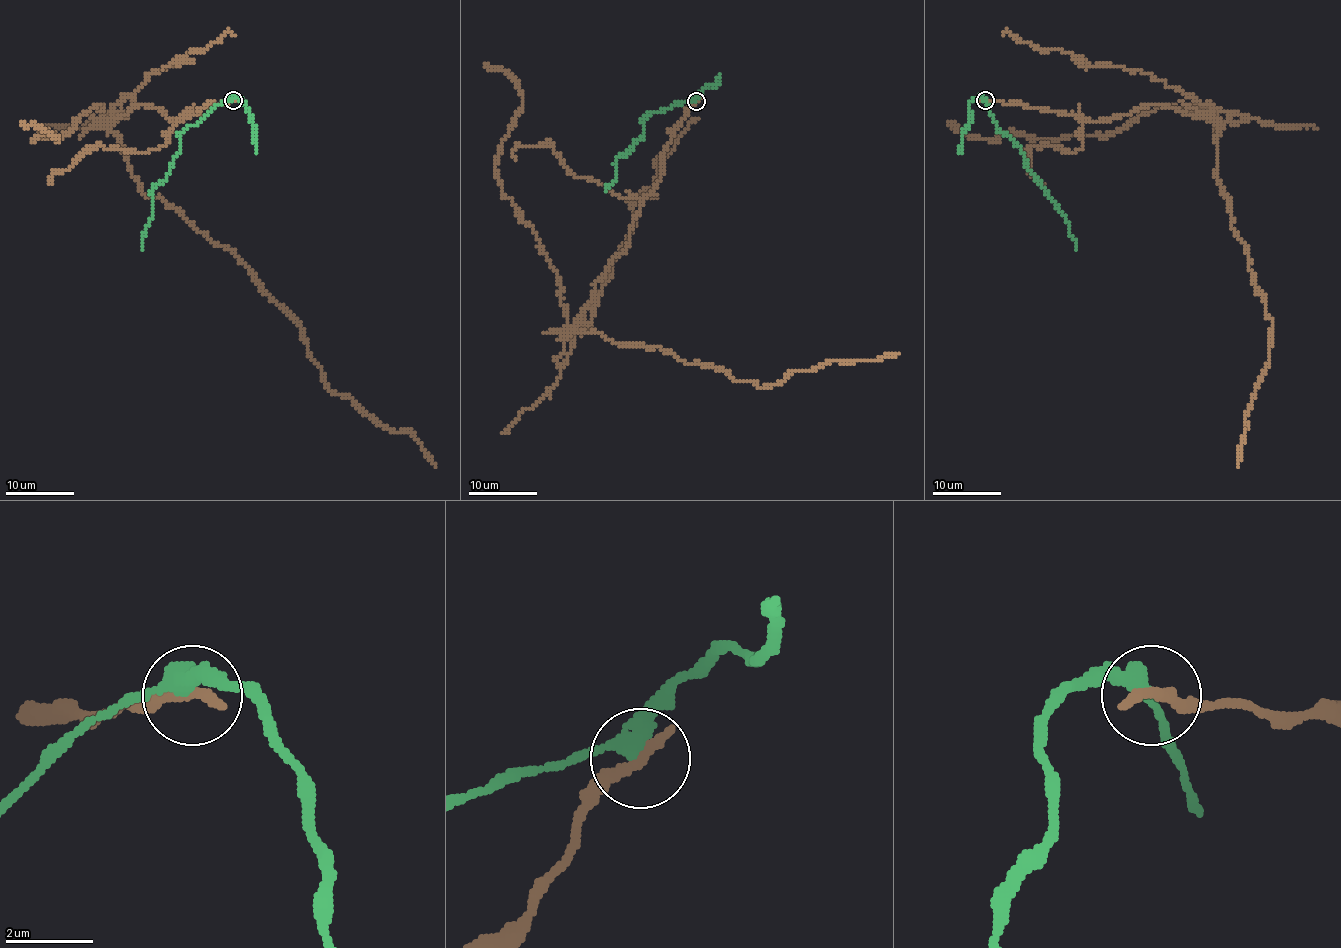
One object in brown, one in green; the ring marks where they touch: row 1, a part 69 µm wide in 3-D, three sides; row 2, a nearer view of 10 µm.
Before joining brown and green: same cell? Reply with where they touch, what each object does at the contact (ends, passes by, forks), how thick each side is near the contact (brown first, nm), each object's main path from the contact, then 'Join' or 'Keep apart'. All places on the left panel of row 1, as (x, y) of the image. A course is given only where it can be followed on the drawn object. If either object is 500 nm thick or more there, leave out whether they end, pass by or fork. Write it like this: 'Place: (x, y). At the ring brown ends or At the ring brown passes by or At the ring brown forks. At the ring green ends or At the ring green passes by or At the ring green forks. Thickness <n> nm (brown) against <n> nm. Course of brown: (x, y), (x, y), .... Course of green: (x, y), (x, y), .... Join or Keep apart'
Place: (233, 100). At the ring brown ends. At the ring green passes by. Thickness 360 nm (brown) against 360 nm. Course of brown: (232, 100), (112, 121), (131, 174), (227, 247), (326, 385), (409, 432), (434, 468). Course of green: (232, 100), (222, 100), (179, 135), (179, 152), (169, 174), (151, 190), (151, 216), (141, 242), (143, 249). Keep apart

